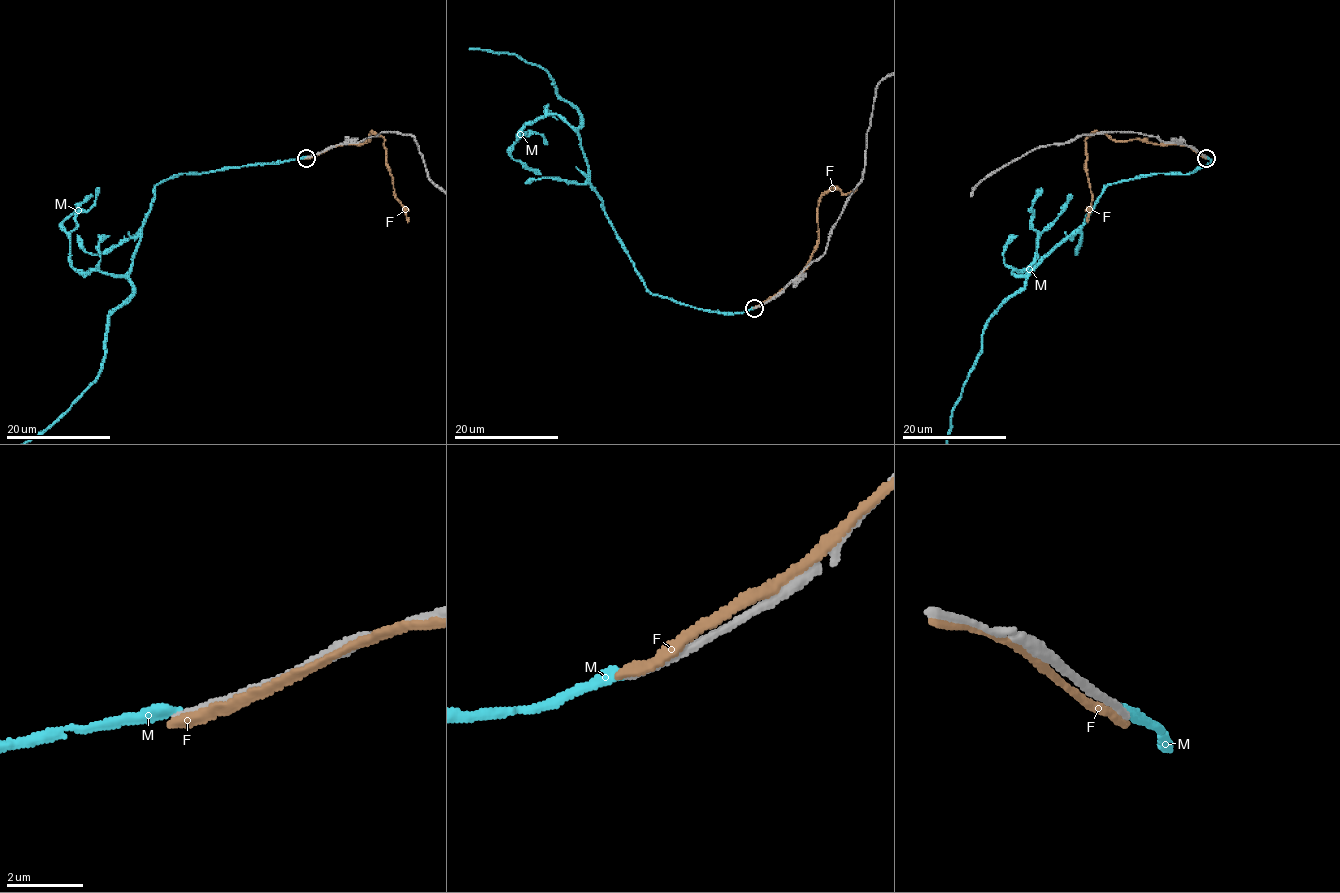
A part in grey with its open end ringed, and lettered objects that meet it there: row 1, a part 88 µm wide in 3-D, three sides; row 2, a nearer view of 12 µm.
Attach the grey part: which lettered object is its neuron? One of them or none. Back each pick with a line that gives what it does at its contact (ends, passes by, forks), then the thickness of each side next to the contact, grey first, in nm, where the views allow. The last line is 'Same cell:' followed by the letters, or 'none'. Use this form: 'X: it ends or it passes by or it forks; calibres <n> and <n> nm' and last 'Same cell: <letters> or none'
Same cell: none

